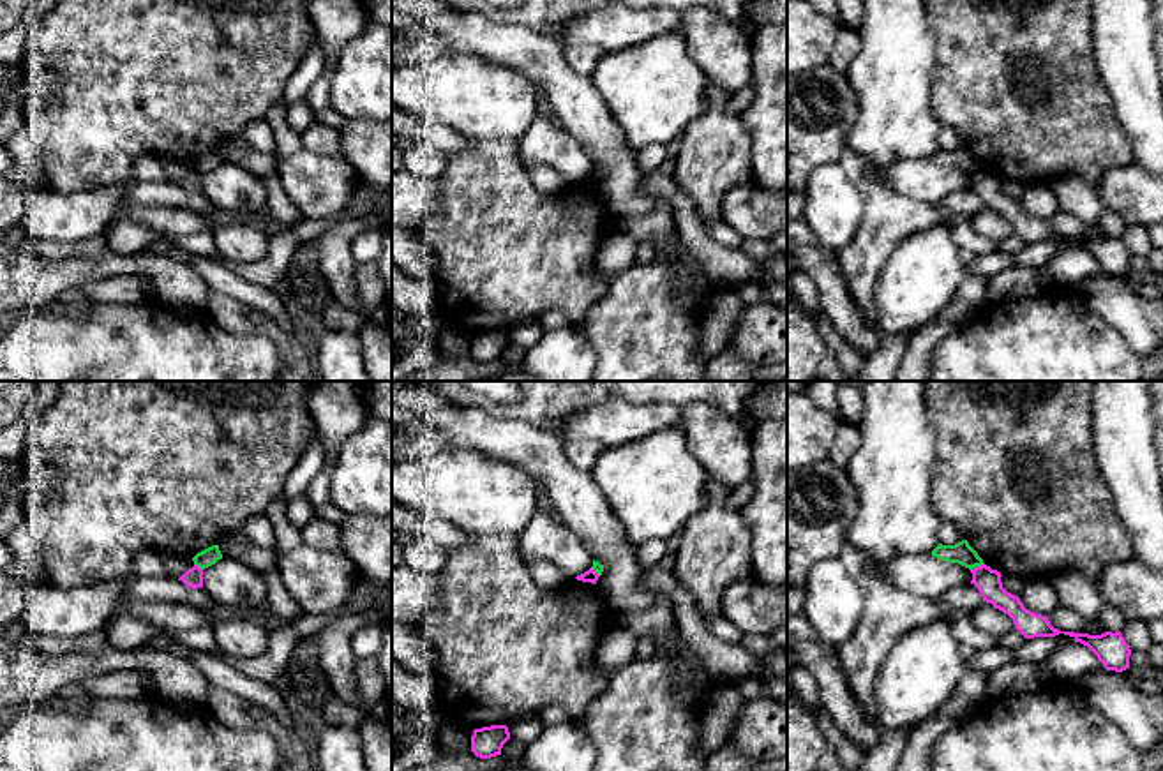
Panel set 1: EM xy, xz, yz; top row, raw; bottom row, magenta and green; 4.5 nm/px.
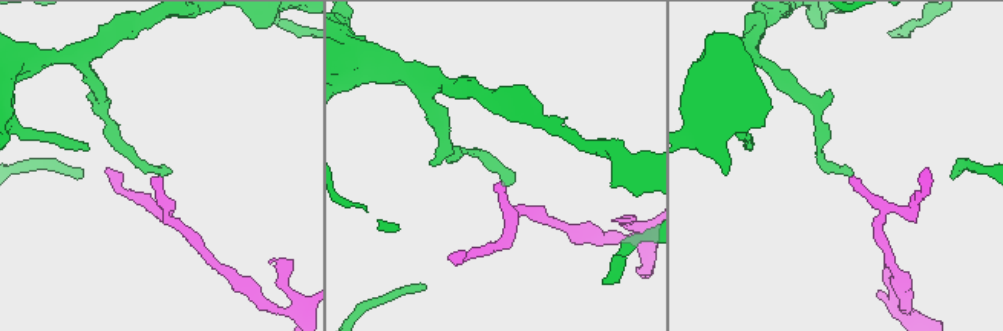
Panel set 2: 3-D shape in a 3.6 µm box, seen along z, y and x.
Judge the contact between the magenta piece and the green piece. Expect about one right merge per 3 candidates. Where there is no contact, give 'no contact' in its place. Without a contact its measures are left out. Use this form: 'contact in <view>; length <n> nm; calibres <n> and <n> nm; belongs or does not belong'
contact in yz; length 70 nm; calibres 120 and 100 nm; does not belong

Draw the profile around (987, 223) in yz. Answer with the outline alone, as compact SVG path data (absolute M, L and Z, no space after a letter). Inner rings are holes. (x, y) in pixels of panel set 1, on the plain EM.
M983 206L978 213L967 219L967 222L974 228L974 231L988 236L994 242L1001 242L1015 235L1013 224L987 206Z

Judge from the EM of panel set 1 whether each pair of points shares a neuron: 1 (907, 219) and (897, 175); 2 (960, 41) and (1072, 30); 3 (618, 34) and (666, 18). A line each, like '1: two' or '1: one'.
1: two
2: one
3: one

